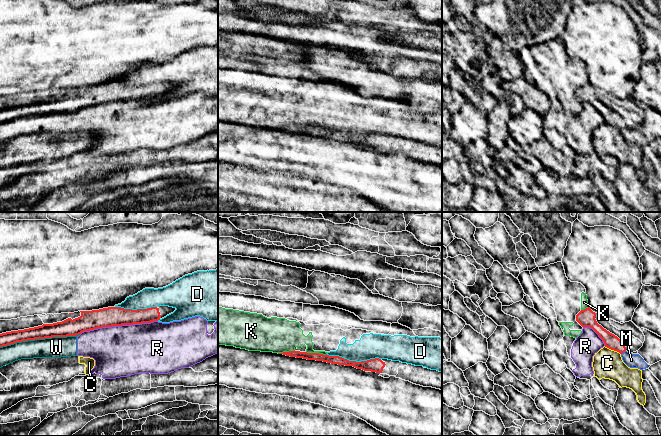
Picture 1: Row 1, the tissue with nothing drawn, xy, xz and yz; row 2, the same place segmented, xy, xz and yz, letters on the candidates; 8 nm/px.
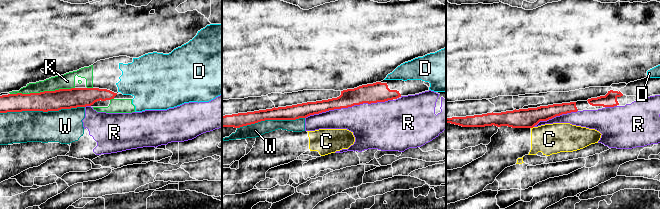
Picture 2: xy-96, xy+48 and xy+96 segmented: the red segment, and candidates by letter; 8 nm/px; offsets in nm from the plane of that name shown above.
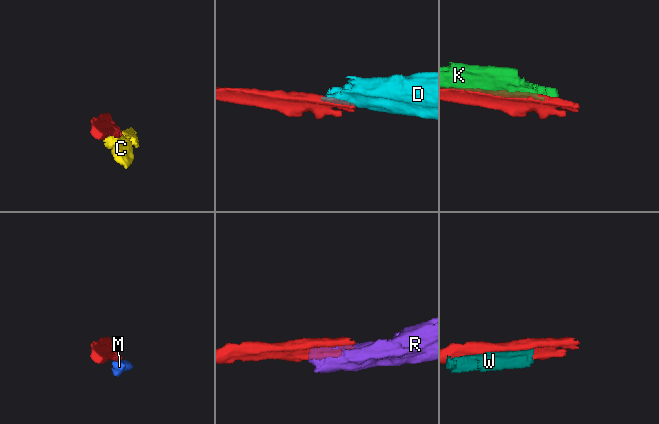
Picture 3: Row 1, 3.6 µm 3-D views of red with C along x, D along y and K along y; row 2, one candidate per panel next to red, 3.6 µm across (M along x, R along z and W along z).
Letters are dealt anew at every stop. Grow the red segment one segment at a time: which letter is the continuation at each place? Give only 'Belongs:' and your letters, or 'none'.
Belongs: none

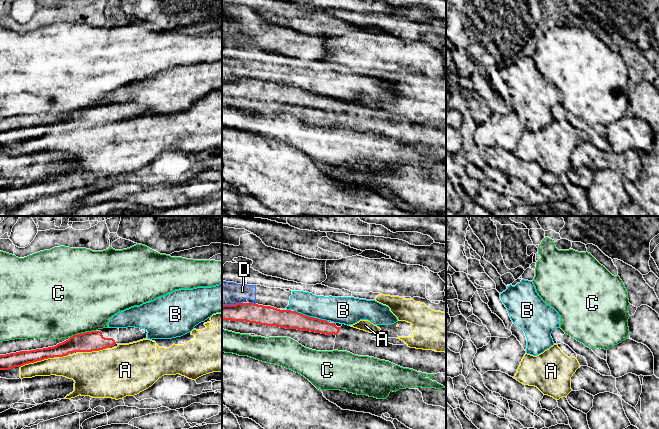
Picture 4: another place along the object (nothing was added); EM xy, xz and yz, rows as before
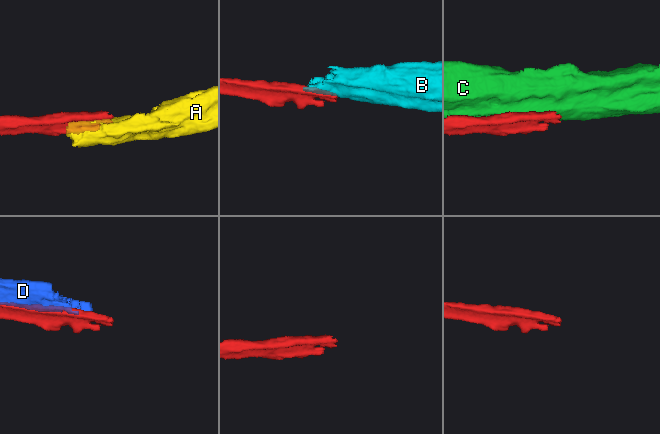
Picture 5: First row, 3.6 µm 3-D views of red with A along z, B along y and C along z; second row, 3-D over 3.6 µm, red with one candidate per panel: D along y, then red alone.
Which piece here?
Belongs: none

